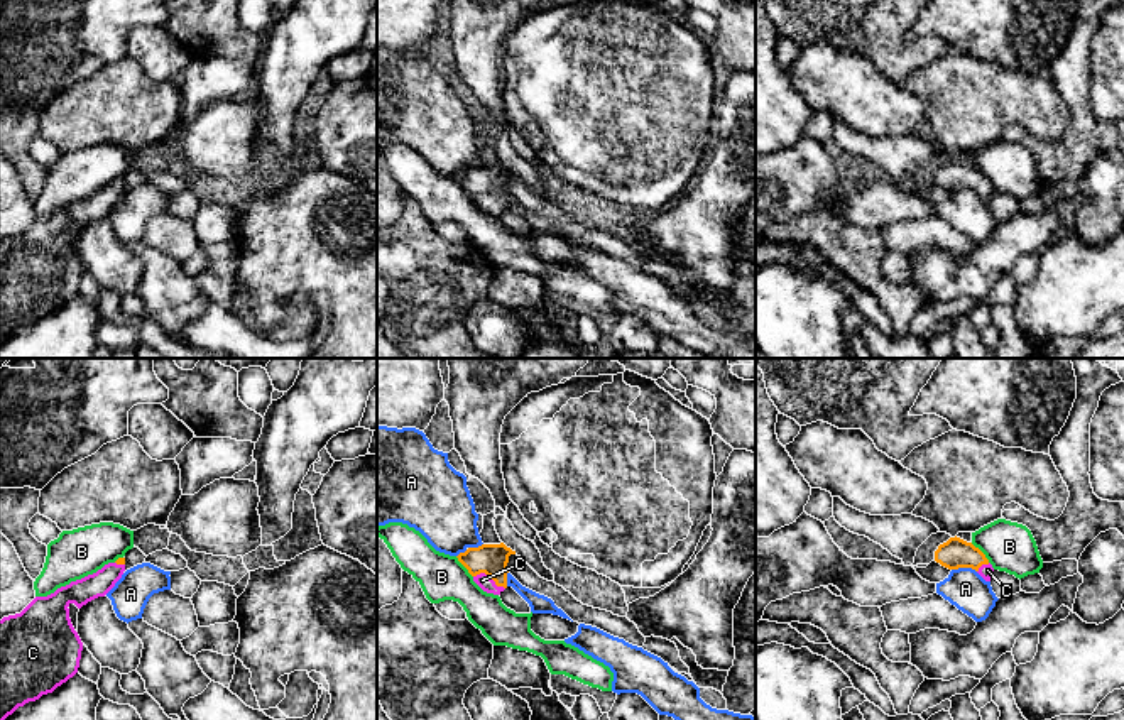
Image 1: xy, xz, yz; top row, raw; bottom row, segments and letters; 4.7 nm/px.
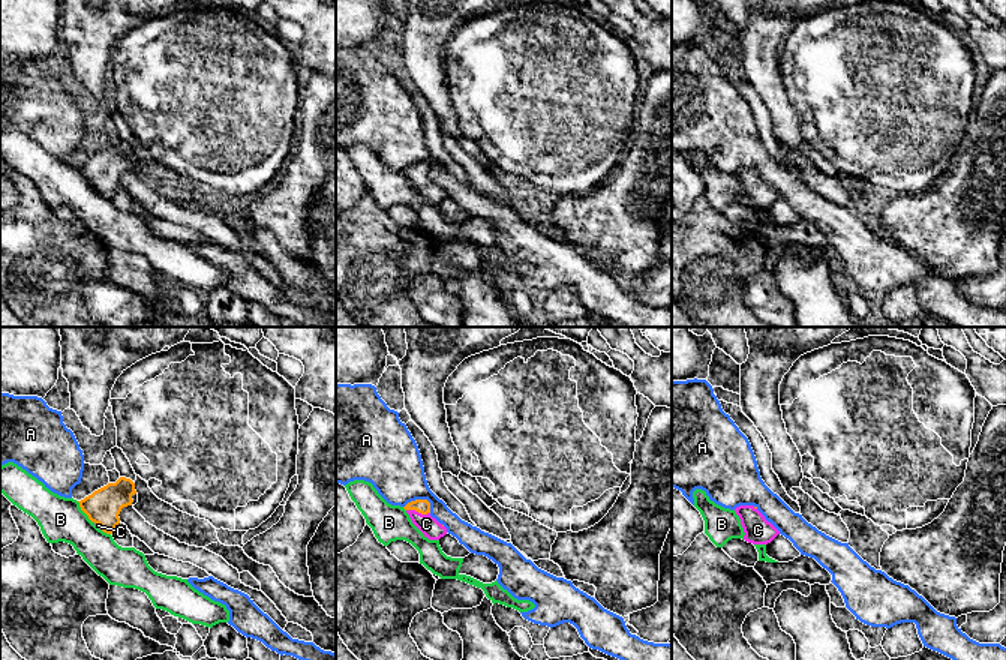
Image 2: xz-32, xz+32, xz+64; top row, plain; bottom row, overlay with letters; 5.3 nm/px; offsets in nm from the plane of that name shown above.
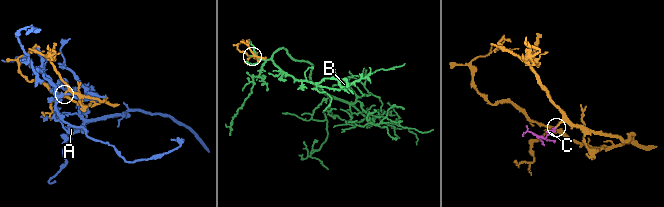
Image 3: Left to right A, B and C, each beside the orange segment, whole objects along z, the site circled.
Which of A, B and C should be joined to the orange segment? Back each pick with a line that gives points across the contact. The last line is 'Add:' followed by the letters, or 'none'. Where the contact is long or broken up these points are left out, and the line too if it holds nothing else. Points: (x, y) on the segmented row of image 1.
C: across xz (492, 560), (489, 563), (489, 575), (482, 580)
Add: C

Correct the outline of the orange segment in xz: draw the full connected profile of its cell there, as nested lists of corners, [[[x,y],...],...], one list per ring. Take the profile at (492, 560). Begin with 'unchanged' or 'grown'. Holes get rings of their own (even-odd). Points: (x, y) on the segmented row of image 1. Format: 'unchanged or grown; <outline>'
grown; [[[500,543],[468,548],[456,558],[483,592],[500,595],[507,588],[507,563],[510,554],[516,554],[516,551]]]

